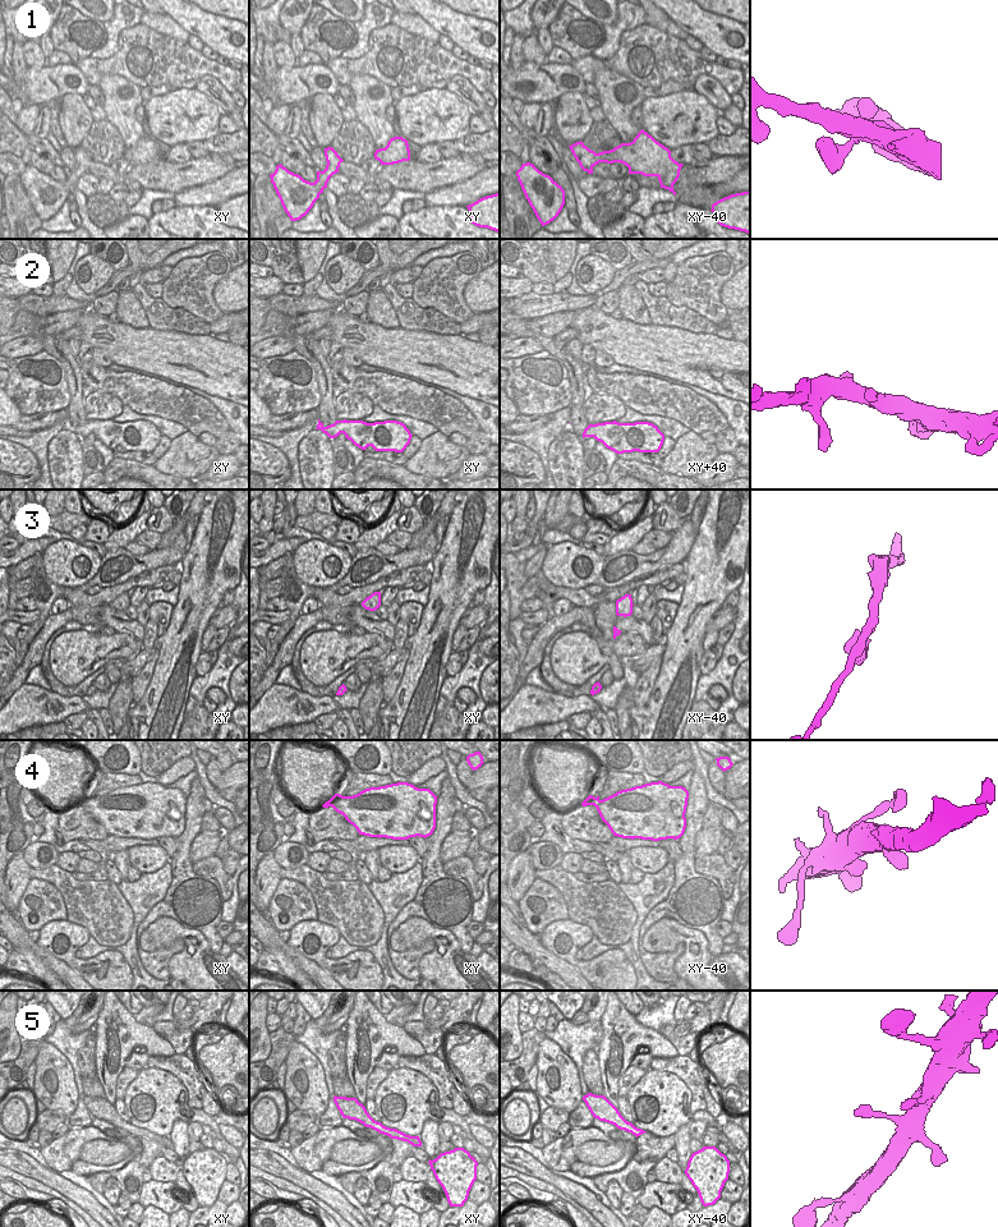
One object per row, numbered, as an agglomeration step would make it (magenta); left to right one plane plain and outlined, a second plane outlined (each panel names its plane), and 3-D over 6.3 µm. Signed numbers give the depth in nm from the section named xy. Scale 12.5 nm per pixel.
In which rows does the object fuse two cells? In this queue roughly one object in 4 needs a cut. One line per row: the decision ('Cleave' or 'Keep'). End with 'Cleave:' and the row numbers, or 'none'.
1: Keep
2: Keep
3: Keep
4: Keep
5: Keep
Cleave: none

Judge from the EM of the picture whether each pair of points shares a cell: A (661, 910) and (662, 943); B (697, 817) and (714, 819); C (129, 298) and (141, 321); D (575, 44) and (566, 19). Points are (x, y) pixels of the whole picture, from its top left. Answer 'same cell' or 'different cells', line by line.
A: different cells
B: different cells
C: same cell
D: same cell

